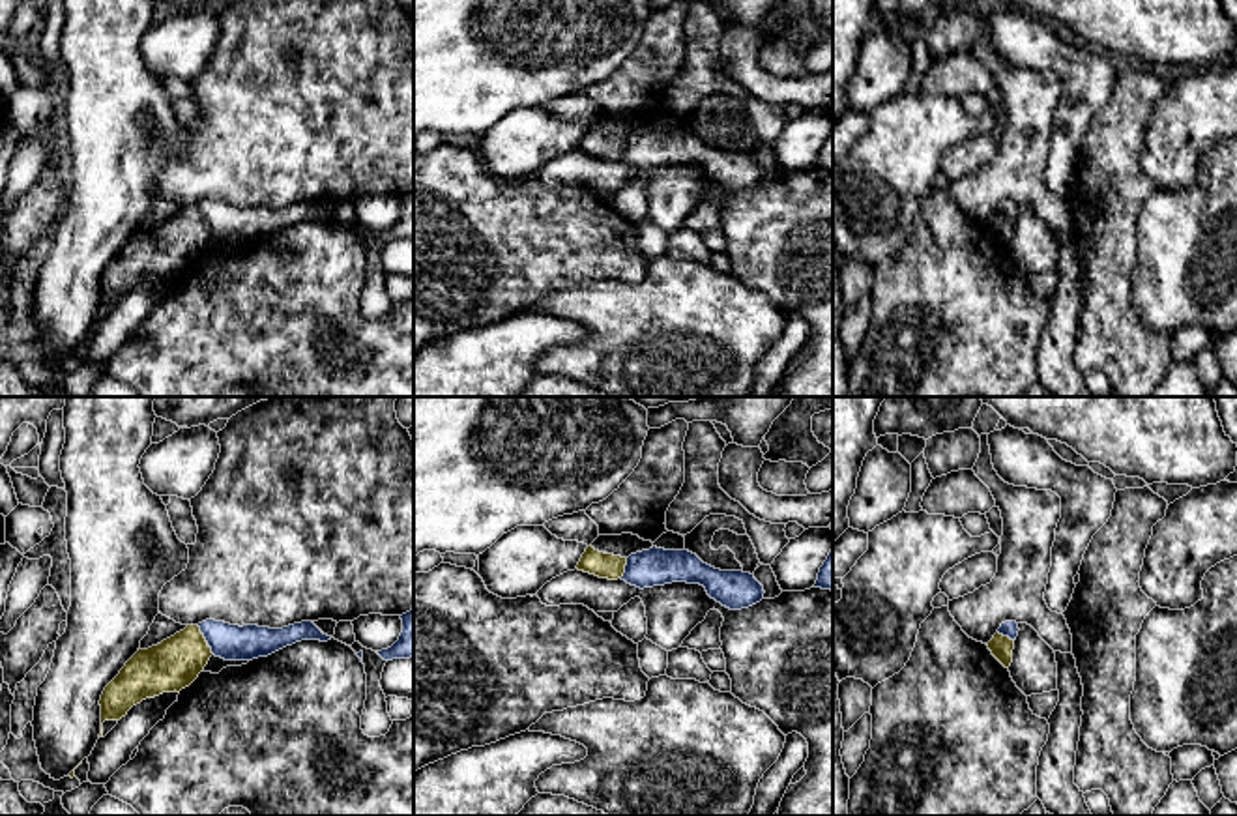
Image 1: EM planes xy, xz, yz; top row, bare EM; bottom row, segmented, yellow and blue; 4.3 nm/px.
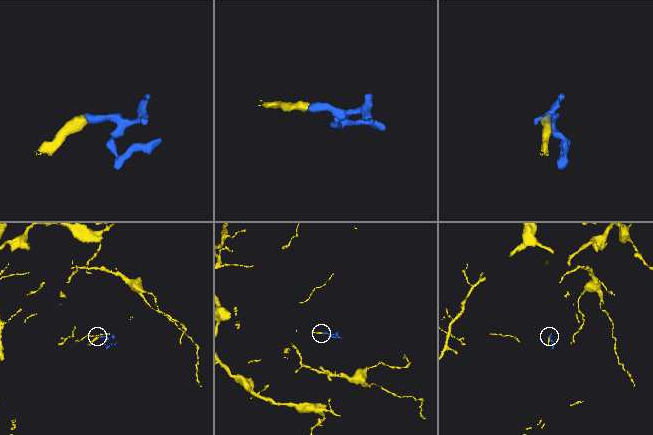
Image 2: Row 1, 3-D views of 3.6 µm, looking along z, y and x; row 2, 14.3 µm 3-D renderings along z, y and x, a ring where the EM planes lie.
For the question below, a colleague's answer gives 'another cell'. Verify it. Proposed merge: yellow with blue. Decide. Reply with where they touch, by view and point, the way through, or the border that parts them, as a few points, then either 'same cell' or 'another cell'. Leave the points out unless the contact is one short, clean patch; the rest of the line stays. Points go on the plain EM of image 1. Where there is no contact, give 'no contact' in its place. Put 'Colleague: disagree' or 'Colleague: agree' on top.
Colleague: agree
meets yellow in xy at (204, 221); border along xy (197, 206), (214, 234); another cell

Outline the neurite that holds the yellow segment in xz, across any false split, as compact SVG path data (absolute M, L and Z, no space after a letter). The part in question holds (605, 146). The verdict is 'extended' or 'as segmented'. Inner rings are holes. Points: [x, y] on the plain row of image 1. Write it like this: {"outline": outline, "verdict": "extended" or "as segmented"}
{"outline": "M589 125L582 135L576 150L599 159L618 161L623 157L625 146L627 138L599 133Z", "verdict": "as segmented"}

